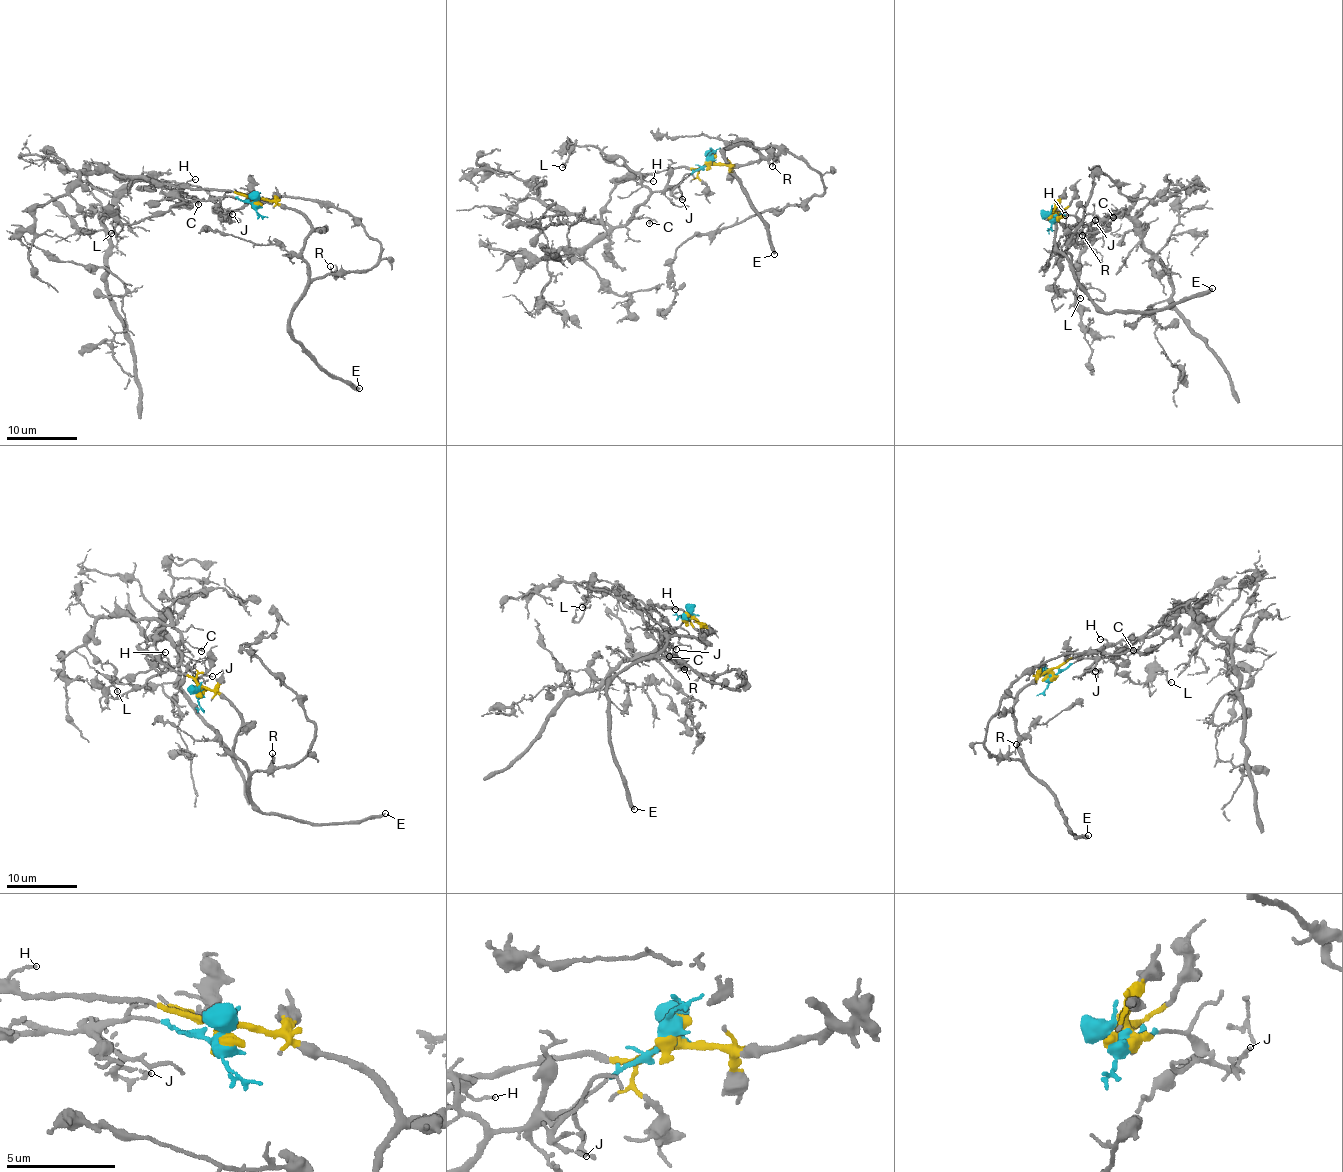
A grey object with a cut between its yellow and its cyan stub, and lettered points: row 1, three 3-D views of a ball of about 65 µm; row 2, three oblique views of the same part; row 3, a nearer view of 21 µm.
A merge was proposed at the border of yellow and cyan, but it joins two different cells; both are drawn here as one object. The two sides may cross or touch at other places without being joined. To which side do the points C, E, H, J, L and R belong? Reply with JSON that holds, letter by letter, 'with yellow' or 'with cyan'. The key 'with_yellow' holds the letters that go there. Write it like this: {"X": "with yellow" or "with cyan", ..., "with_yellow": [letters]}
{"C": "with cyan", "E": "with yellow", "H": "with yellow", "J": "with cyan", "L": "with cyan", "R": "with yellow", "with_yellow": ["E", "H", "R"]}

